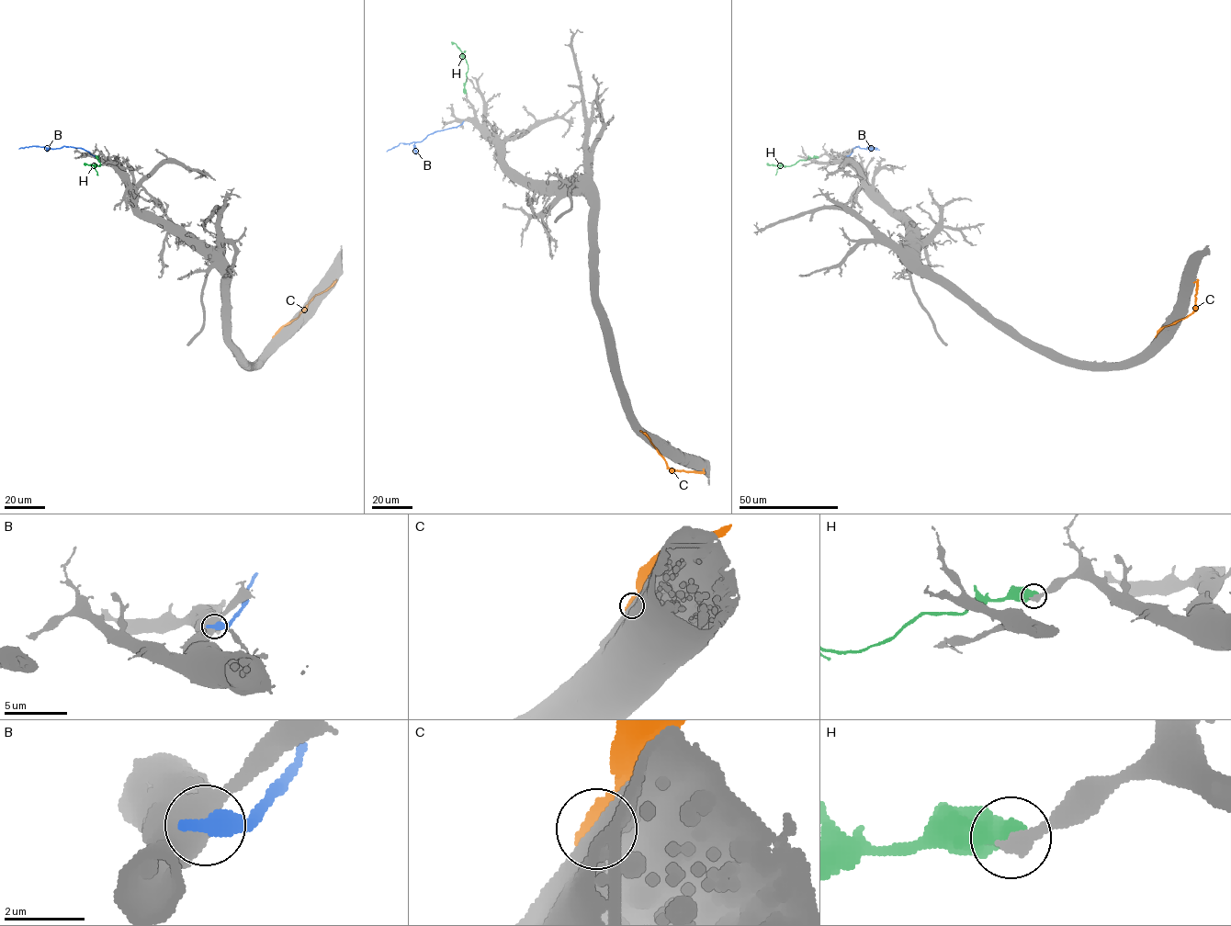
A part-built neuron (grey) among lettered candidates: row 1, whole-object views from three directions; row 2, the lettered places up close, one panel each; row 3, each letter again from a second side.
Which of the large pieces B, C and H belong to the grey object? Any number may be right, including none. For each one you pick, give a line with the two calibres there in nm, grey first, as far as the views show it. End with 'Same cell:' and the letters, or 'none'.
Same cell: none

